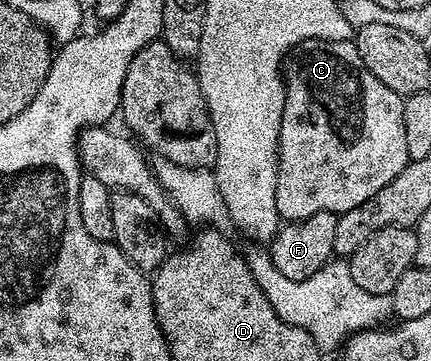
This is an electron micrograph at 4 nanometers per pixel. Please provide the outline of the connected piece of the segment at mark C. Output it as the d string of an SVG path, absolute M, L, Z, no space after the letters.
M313 40L298 50L292 51L285 64L285 83L287 85L287 97L285 98L285 110L281 118L281 134L279 135L279 177L277 178L277 210L280 221L294 222L313 218L313 214L322 212L348 212L353 206L361 206L361 202L369 202L377 190L382 190L405 170L409 162L407 147L405 146L405 114L403 113L404 97L397 95L381 78L377 78L361 62L361 54L357 46L351 40Z

